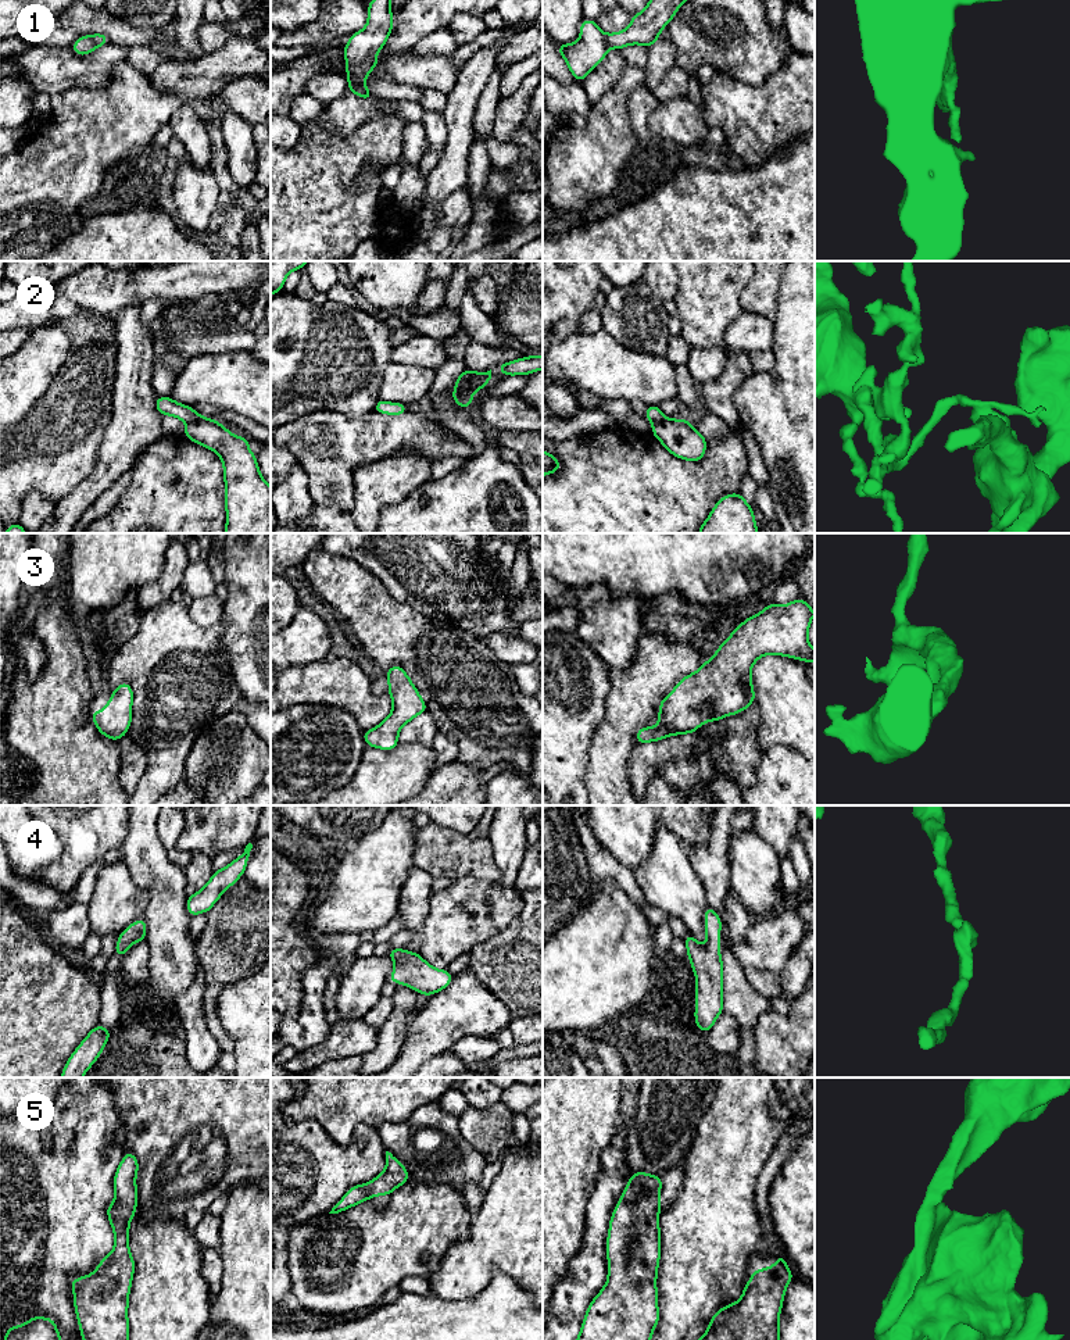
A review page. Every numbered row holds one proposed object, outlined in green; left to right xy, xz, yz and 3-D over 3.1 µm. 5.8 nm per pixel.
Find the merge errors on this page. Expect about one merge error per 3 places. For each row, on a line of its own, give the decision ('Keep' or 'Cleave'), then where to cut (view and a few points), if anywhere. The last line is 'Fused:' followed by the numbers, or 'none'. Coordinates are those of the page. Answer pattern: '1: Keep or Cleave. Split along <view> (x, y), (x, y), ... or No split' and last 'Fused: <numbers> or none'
1: Keep. No split
2: Cleave. Split along xz (472, 372), (457, 385)
3: Keep. No split
4: Keep. No split
5: Keep. No split
Fused: 2

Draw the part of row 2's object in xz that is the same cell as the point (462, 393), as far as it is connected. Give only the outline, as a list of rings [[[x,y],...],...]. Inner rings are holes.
[[[472,372],[469,378],[459,382],[454,392],[451,393],[454,401],[462,407],[468,408],[475,400],[472,394],[477,390],[482,390],[489,382],[491,376],[487,372]]]

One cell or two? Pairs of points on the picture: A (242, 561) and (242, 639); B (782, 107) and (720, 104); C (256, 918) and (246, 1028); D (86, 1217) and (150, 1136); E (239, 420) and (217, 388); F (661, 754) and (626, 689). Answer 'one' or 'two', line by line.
A: one
B: one
C: two
D: two
E: two
F: two

